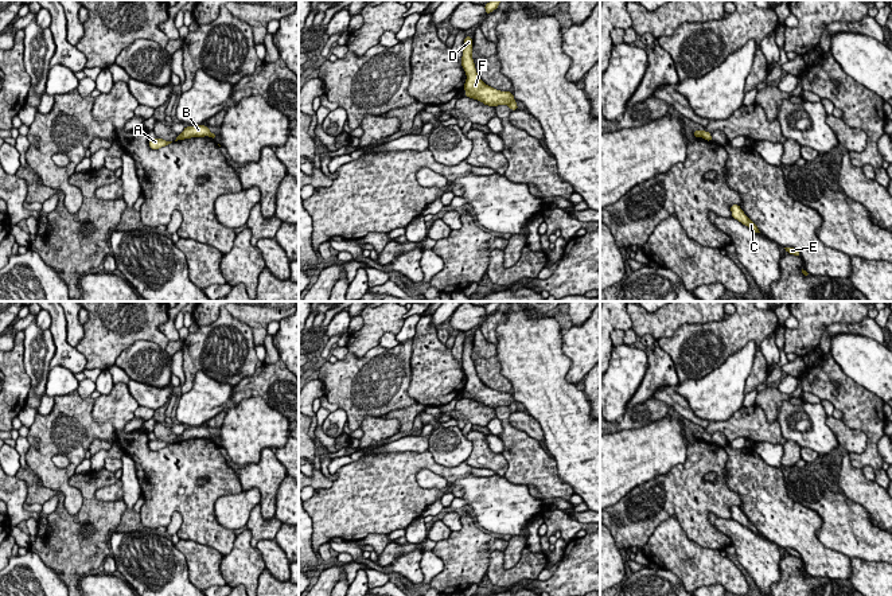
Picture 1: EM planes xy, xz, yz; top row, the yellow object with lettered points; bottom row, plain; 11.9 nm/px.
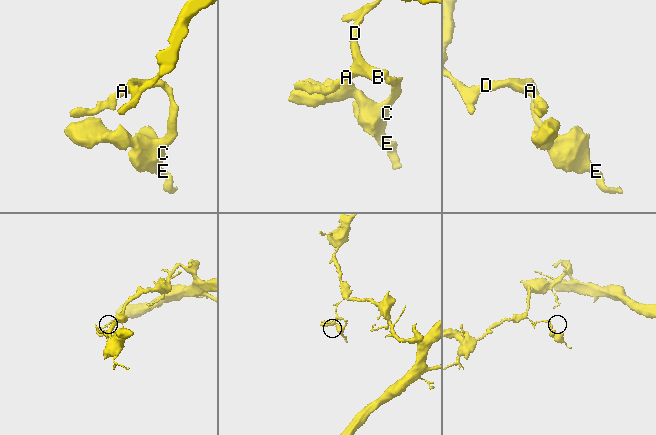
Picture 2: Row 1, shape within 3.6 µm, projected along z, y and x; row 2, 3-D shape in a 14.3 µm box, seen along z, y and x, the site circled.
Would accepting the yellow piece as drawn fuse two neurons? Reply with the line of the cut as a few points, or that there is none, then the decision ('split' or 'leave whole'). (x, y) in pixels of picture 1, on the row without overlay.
cut in xz along (513, 401), (507, 405); split

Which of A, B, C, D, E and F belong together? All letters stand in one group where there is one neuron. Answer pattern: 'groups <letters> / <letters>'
groups A B D F / C E

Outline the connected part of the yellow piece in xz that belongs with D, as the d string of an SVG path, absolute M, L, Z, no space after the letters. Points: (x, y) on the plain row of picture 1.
M466 338L463 347L461 367L466 373L467 382L464 385L466 396L478 402L482 402L488 408L509 406L514 402L514 397L510 393L500 393L486 386L476 374L475 365L472 361L472 340Z

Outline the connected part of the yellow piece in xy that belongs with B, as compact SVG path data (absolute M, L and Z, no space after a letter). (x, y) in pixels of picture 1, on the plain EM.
M205 426L186 428L184 432L180 436L178 436L175 443L191 439L205 439L210 437L210 435L210 431Z

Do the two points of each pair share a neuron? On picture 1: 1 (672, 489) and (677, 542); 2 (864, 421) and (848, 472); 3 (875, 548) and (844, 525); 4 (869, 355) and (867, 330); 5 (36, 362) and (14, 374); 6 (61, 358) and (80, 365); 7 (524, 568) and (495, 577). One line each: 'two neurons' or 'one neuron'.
1: two neurons
2: two neurons
3: one neuron
4: two neurons
5: two neurons
6: one neuron
7: one neuron

